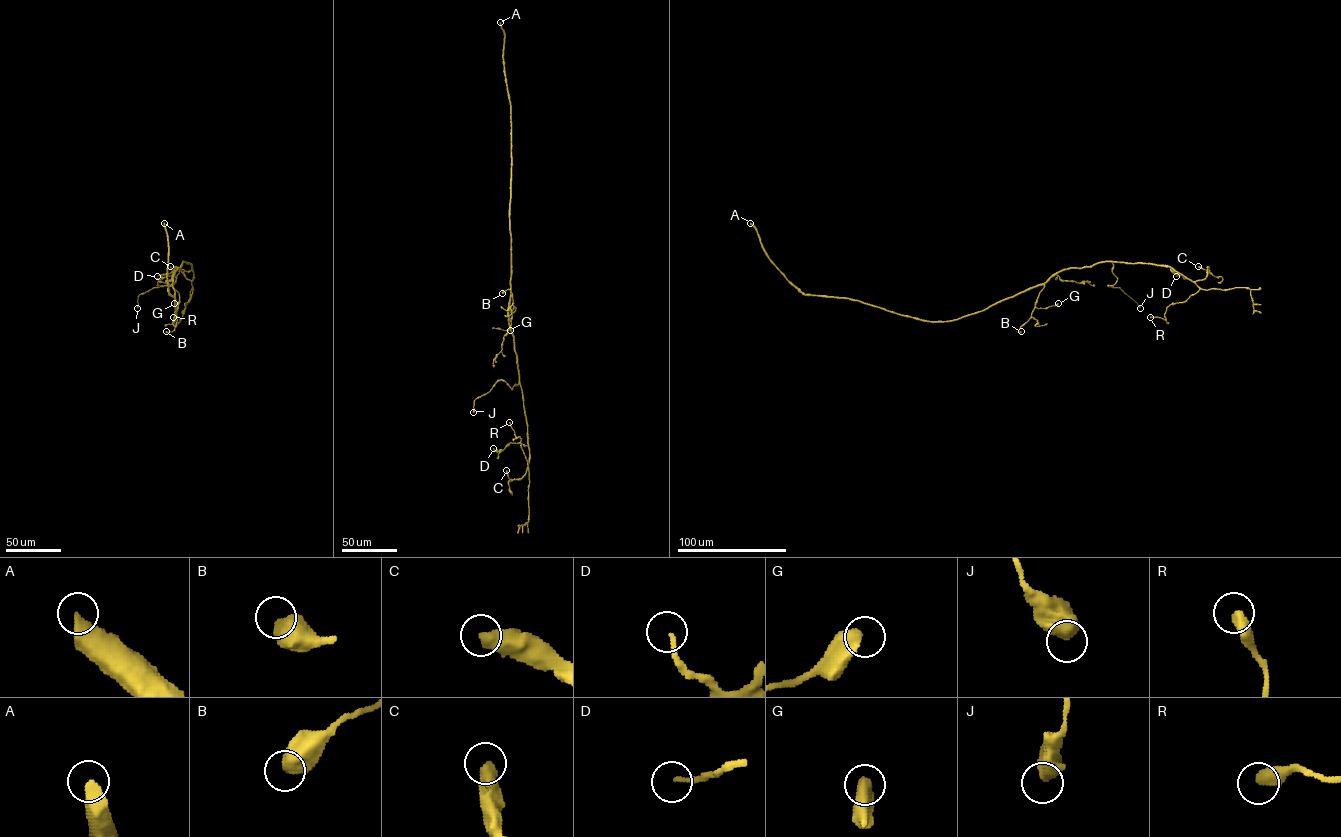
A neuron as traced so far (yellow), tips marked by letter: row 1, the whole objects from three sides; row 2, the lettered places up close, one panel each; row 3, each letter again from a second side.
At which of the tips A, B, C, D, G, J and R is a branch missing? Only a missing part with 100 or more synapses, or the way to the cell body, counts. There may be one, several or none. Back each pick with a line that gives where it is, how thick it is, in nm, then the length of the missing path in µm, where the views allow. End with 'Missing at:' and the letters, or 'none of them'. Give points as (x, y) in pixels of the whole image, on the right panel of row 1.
A: Place: (750, 223). Thickness 500 nm. Missing length about 250 µm
Missing at: A

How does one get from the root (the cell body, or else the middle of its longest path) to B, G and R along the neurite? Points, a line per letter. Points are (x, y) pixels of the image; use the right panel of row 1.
B: (1003, 299), (1044, 285), (1031, 317), (1017, 331), (1021, 331)
G: (1003, 299), (1043, 284), (1035, 306), (1047, 308), (1058, 303)
R: (1003, 299), (1063, 270), (1105, 262), (1168, 265), (1199, 288), (1185, 301), (1170, 304), (1164, 319), (1150, 317)

